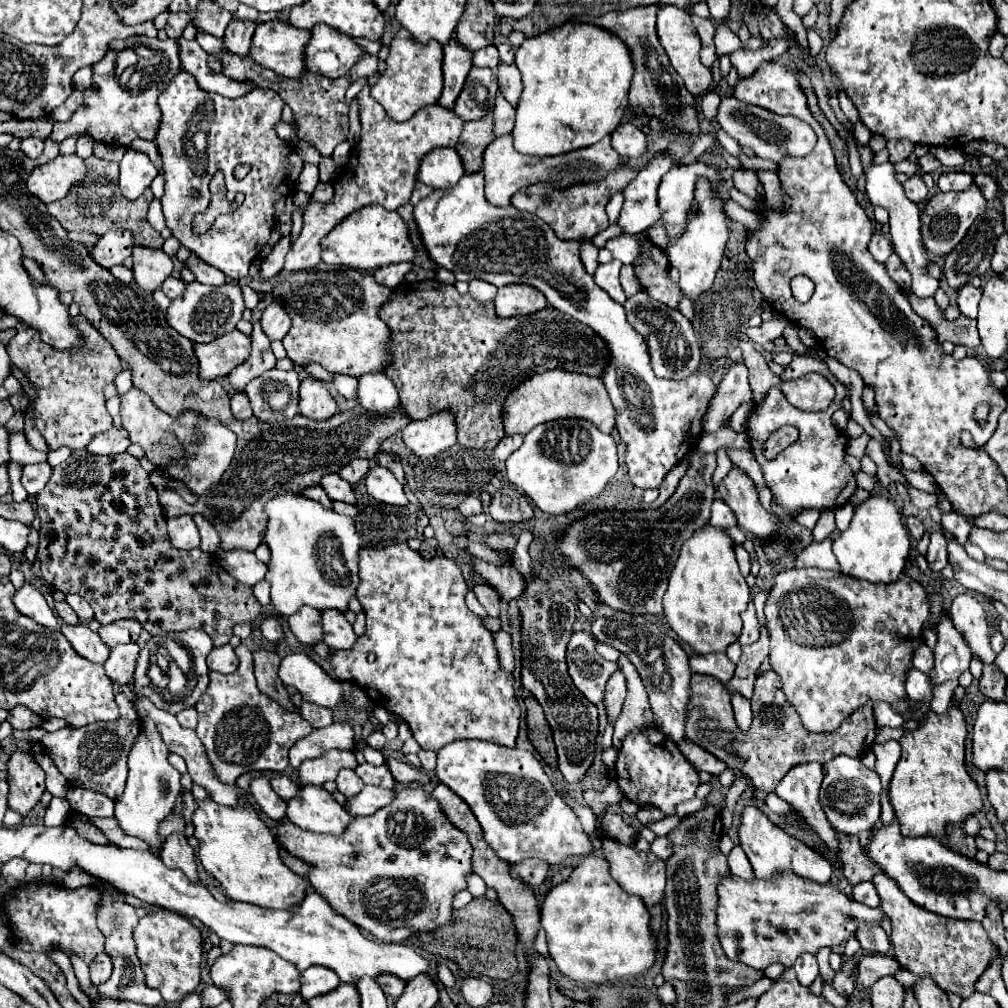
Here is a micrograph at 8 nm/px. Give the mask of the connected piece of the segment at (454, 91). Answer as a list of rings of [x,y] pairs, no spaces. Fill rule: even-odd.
[[[451,40],[447,46],[443,46],[445,58],[443,58],[443,74],[445,74],[445,88],[441,98],[437,100],[439,106],[453,108],[465,80],[467,72],[471,70],[471,52],[465,52],[455,40]]]

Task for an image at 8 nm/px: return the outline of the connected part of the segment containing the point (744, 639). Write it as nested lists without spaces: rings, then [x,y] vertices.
[[[749,604],[749,608],[741,614],[743,620],[743,630],[739,636],[739,644],[753,644],[759,640],[759,622],[757,622],[757,614],[755,614],[755,606]]]

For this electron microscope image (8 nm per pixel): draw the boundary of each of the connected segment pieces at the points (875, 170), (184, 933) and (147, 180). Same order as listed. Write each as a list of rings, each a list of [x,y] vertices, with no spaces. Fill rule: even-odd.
[[[857,146],[859,154],[861,154],[861,162],[863,162],[863,168],[865,168],[865,176],[867,176],[867,196],[869,196],[869,202],[873,206],[883,206],[887,212],[889,212],[889,234],[891,234],[891,246],[893,246],[893,252],[901,258],[905,270],[911,274],[913,282],[911,282],[911,290],[919,296],[919,298],[929,298],[937,292],[939,288],[939,280],[931,278],[927,274],[927,268],[931,264],[929,256],[927,256],[927,250],[923,246],[923,240],[921,240],[921,230],[919,230],[919,208],[917,204],[913,204],[911,200],[907,200],[905,192],[903,192],[903,186],[895,180],[895,170],[893,170],[893,164],[885,162],[881,166],[871,166],[871,158],[873,158],[873,152],[869,150],[869,146]]]
[[[157,910],[139,920],[139,924],[133,930],[133,938],[137,944],[137,956],[139,956],[147,986],[157,988],[165,1002],[181,1002],[185,996],[189,996],[197,988],[201,980],[203,940],[199,930],[191,924],[191,920],[185,920],[175,912]]]
[[[131,148],[125,152],[123,160],[119,162],[119,168],[121,168],[119,188],[127,200],[137,200],[145,192],[145,188],[151,186],[153,178],[159,172],[143,152]]]

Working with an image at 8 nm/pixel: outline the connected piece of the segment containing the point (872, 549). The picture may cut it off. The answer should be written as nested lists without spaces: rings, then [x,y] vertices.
[[[871,496],[863,504],[855,506],[849,528],[841,532],[833,542],[833,552],[843,572],[873,584],[895,582],[903,572],[909,548],[911,548],[911,540],[903,524],[903,518],[897,506],[885,496]]]

